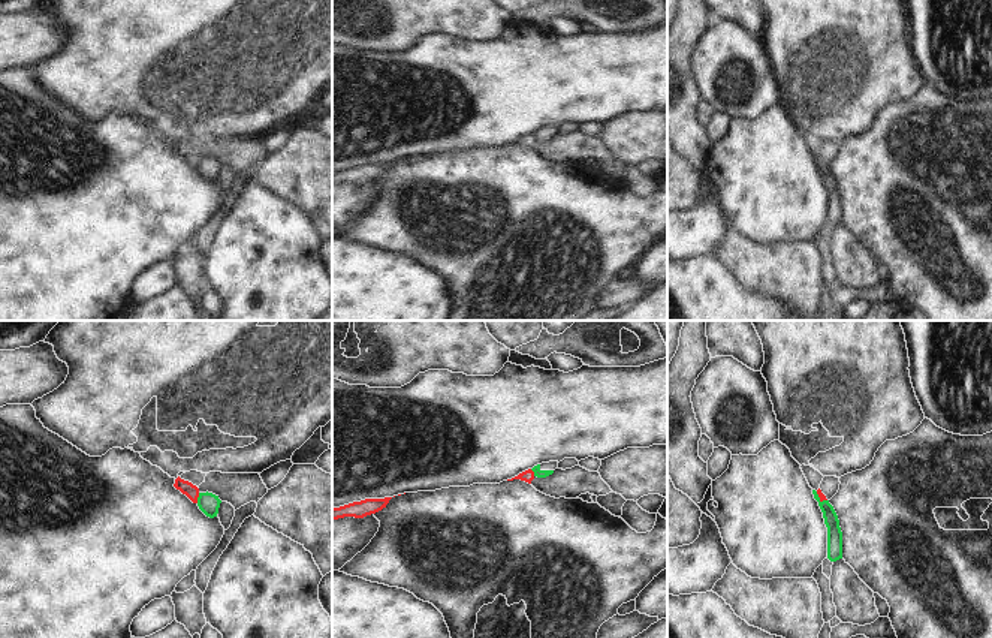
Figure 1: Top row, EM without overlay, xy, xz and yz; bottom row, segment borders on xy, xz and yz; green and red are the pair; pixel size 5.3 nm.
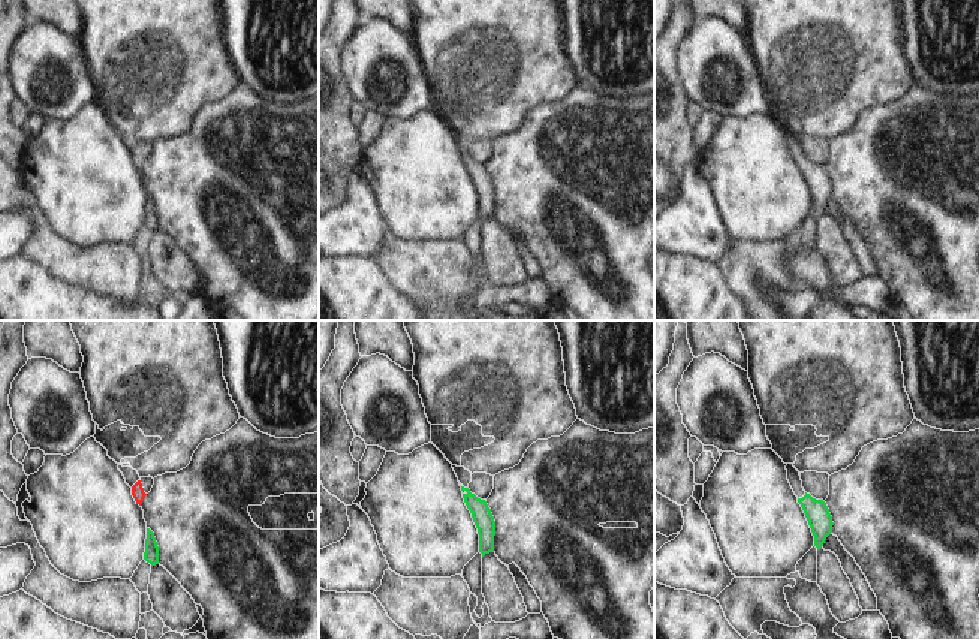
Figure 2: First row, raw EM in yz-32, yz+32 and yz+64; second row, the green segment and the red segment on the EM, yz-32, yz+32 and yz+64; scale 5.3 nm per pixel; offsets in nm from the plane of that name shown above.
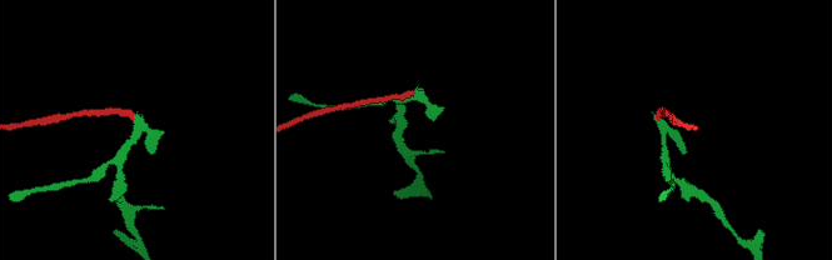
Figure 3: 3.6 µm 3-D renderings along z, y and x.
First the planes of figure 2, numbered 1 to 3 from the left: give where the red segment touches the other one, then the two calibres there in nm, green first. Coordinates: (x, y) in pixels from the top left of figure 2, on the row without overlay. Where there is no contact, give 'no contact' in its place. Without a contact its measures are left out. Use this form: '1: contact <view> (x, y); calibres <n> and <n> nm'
1: no contact
2: no contact
3: no contact

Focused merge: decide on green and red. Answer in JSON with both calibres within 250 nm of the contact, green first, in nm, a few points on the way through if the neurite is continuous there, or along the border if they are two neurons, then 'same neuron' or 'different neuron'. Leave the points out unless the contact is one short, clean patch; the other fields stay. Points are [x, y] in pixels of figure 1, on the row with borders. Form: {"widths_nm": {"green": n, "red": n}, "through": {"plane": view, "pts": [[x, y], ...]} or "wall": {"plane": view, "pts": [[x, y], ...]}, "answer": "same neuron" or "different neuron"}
{"widths_nm": {"green": 110, "red": 80}, "wall": {"plane": "xy", "pts": [[199, 493], [196, 502]]}, "answer": "different neuron"}

